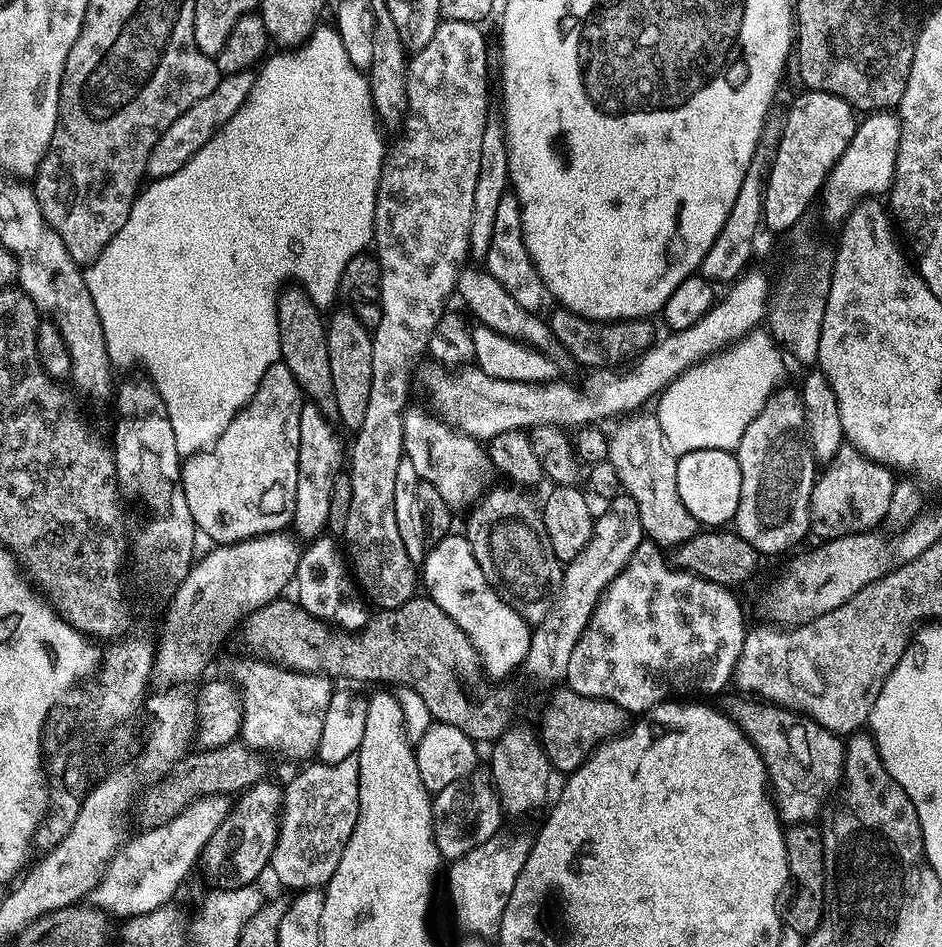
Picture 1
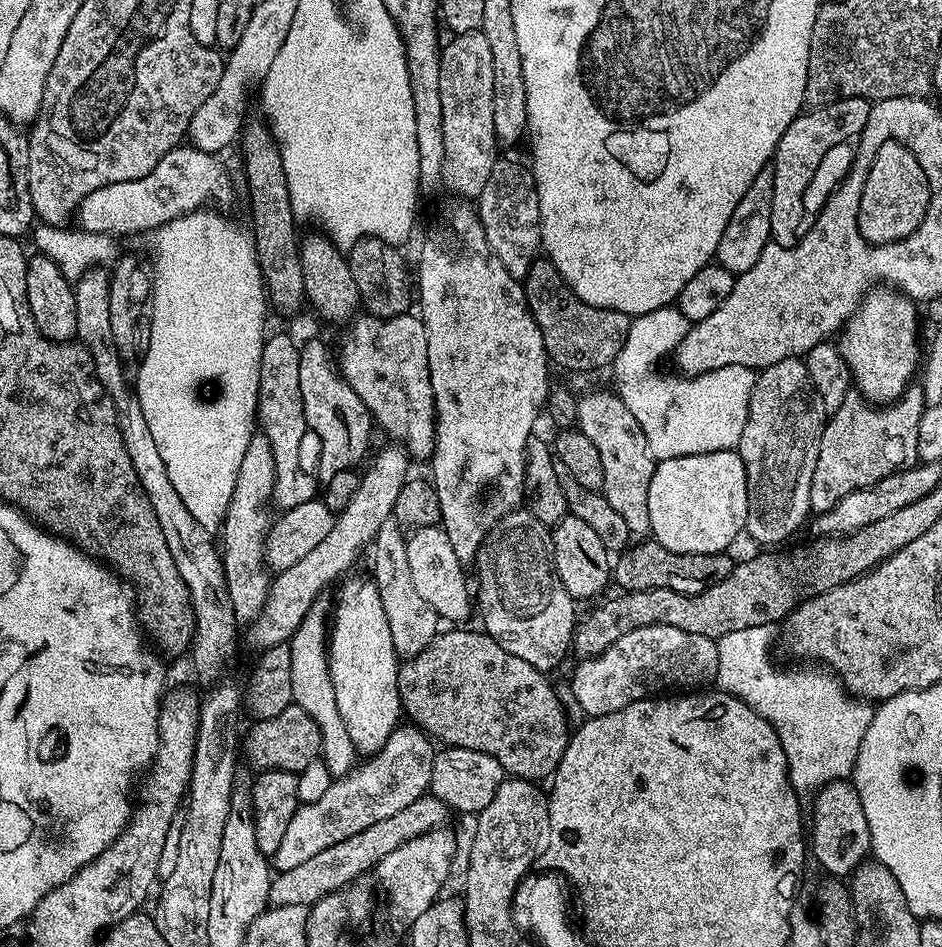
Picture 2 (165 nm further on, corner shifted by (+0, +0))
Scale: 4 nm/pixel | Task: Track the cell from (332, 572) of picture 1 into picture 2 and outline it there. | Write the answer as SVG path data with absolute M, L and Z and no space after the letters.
M318 597L311 604L310 610L302 620L302 626L295 631L289 640L290 650L290 690L292 701L309 714L319 726L321 740L320 759L326 766L329 775L334 778L351 772L358 762L358 753L350 734L346 731L342 716L338 713L337 698L334 695L333 680L329 676L327 641L330 632L332 604L327 597Z

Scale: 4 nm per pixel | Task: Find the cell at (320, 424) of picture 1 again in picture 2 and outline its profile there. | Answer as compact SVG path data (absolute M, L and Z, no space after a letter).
M308 340L299 345L298 386L302 390L302 410L308 423L308 432L316 435L320 443L321 481L327 482L334 474L351 472L356 463L368 452L368 439L372 436L374 421L366 402L354 394L334 359L334 352L320 340Z

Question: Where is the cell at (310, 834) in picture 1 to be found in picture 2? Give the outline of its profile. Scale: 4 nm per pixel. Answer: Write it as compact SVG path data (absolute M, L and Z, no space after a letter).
M401 727L398 738L389 740L382 751L369 759L372 760L369 764L361 763L345 776L333 779L322 798L297 808L274 857L276 872L291 870L293 866L314 858L314 854L322 854L322 850L329 846L346 842L346 838L366 830L366 826L374 826L374 822L382 822L382 818L406 810L410 802L426 795L432 787L437 749L432 748L433 741L424 729L407 727Z

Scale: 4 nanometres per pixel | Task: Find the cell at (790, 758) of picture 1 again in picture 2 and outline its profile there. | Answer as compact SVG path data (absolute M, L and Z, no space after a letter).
M835 780L816 793L810 820L810 856L825 868L832 878L848 878L857 866L865 863L872 850L870 826L866 826L866 813L862 810L862 798L848 780Z

